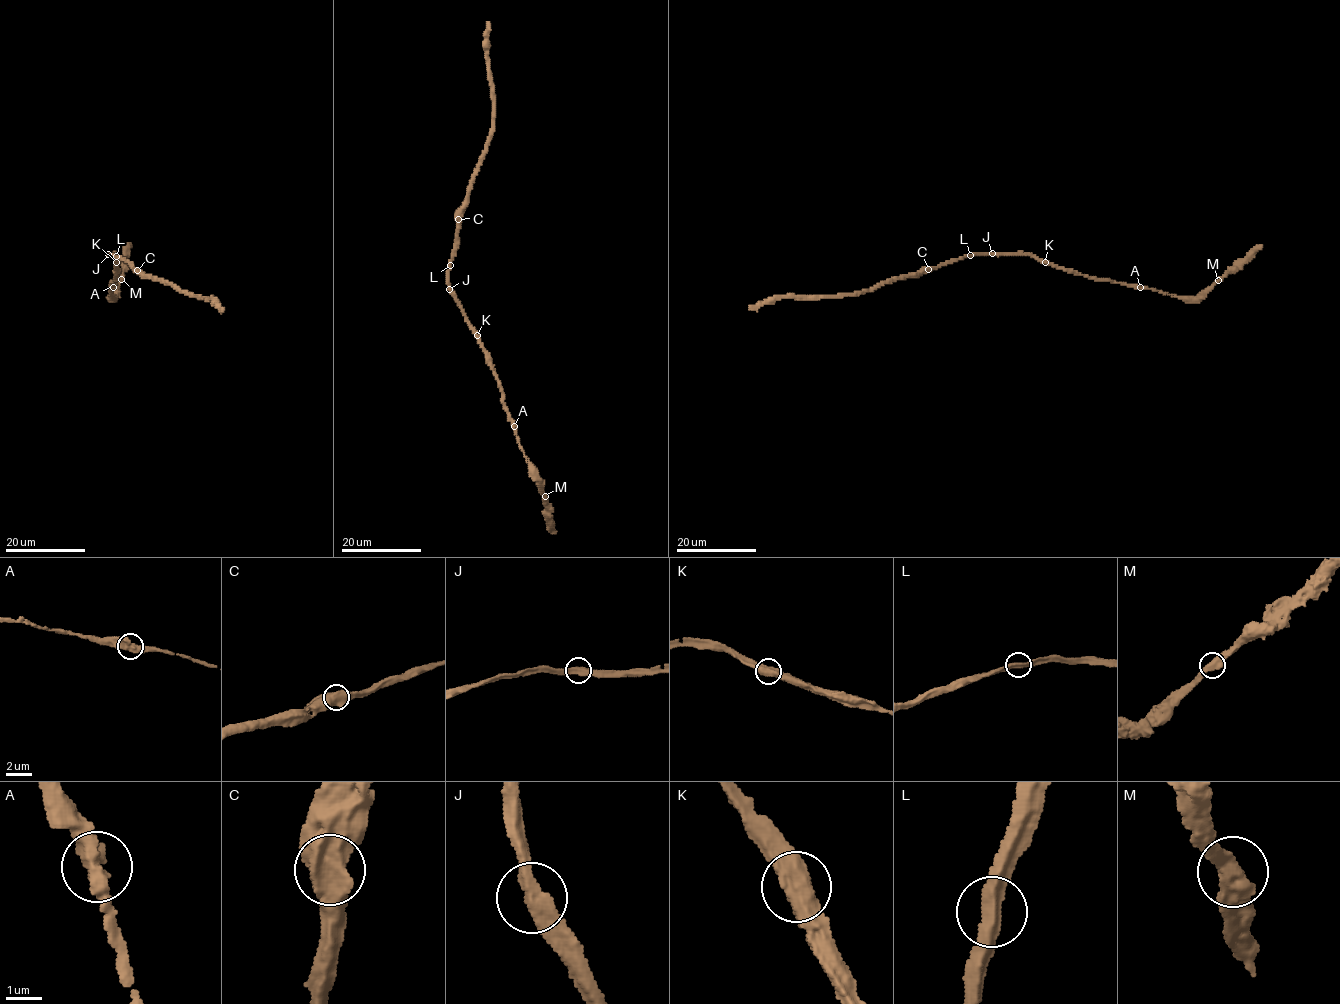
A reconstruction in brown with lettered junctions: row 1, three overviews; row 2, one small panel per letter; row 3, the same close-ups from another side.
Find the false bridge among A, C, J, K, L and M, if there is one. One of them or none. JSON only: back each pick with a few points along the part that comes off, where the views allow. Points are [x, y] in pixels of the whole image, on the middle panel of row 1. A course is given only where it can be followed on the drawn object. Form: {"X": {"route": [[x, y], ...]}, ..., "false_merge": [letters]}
{"false_merge": []}

